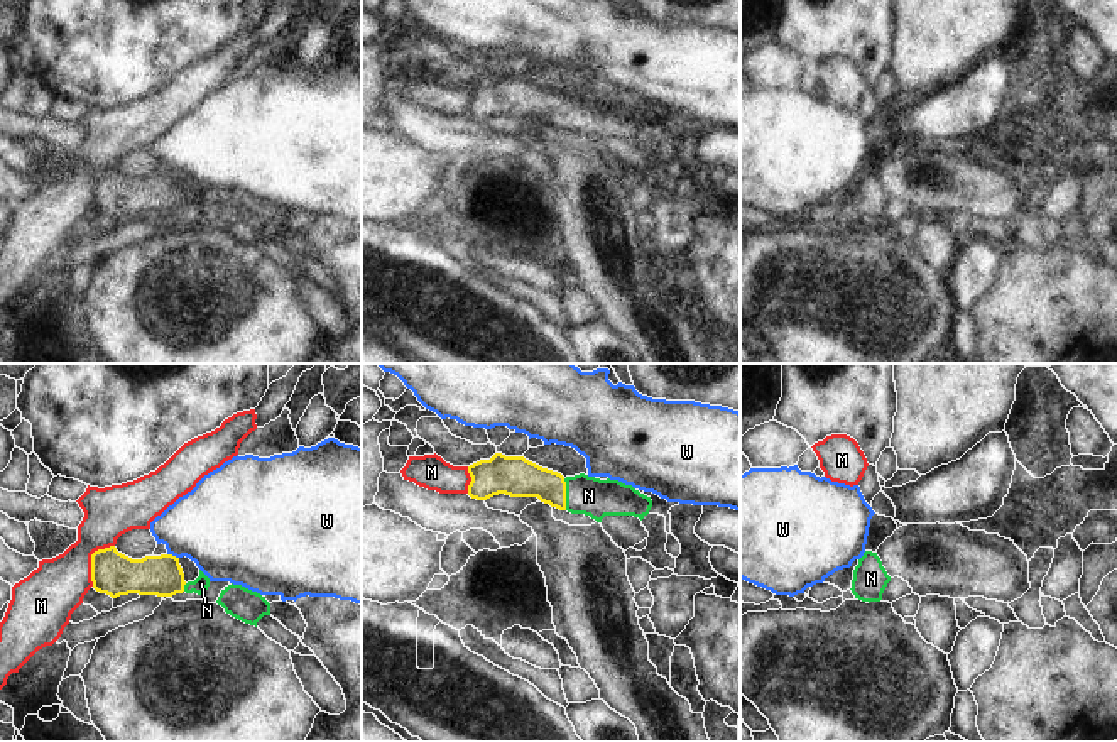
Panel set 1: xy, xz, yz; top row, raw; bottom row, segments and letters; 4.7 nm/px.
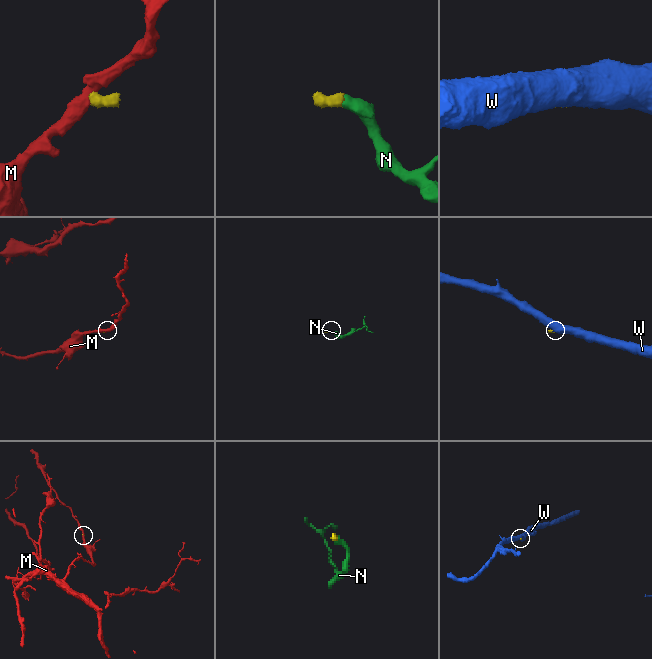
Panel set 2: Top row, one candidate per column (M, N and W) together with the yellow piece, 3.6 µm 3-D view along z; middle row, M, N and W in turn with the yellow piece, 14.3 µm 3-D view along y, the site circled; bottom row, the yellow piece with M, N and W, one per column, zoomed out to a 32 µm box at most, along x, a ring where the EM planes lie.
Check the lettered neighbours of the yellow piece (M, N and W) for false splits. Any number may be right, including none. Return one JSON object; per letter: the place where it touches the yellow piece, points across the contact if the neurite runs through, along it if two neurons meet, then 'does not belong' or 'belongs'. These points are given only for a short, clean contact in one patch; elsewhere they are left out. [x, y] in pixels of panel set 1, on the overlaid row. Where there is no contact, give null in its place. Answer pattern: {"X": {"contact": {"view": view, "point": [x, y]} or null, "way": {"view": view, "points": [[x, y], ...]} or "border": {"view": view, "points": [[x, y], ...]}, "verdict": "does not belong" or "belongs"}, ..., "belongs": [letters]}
{"M": {"contact": {"view": "xy", "point": [92, 560]}, "border": {"view": "xy", "points": [[114, 545], [92, 555], [92, 585]]}, "verdict": "does not belong"}, "N": {"contact": {"view": "xz", "point": [565, 494]}, "verdict": "belongs"}, "W": {"contact": {"view": "xy", "point": [171, 555]}, "border": {"view": "xy", "points": [[168, 553], [178, 558]]}, "verdict": "does not belong"}, "belongs": ["N"]}

